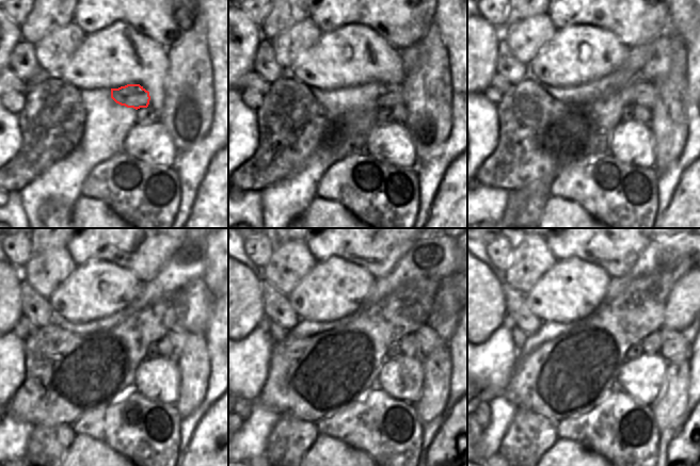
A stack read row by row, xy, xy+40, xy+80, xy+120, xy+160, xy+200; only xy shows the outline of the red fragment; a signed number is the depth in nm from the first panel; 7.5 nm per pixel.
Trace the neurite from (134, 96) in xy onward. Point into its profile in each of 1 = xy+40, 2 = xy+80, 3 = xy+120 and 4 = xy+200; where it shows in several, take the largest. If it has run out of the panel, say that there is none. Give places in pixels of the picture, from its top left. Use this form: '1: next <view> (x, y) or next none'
1: next xy+40 (392, 97)
2: next xy+80 (646, 93)
3: next xy+120 (177, 336)
4: next xy+200 (674, 347)

